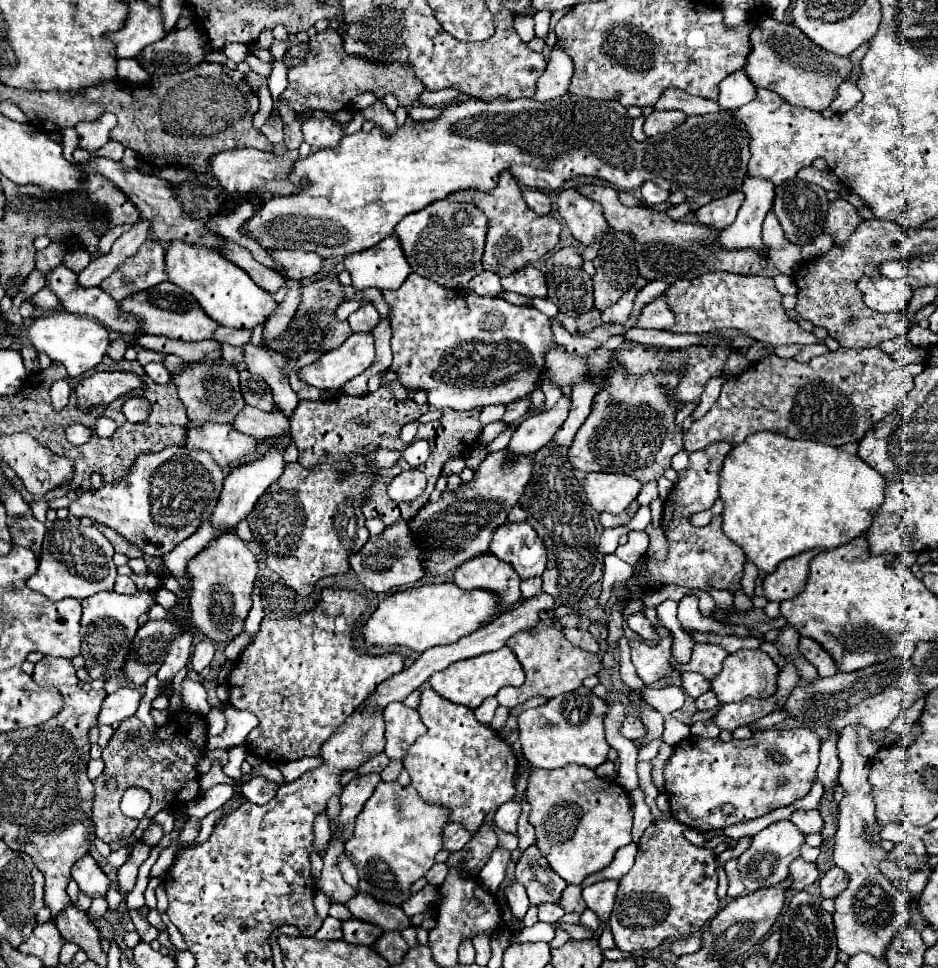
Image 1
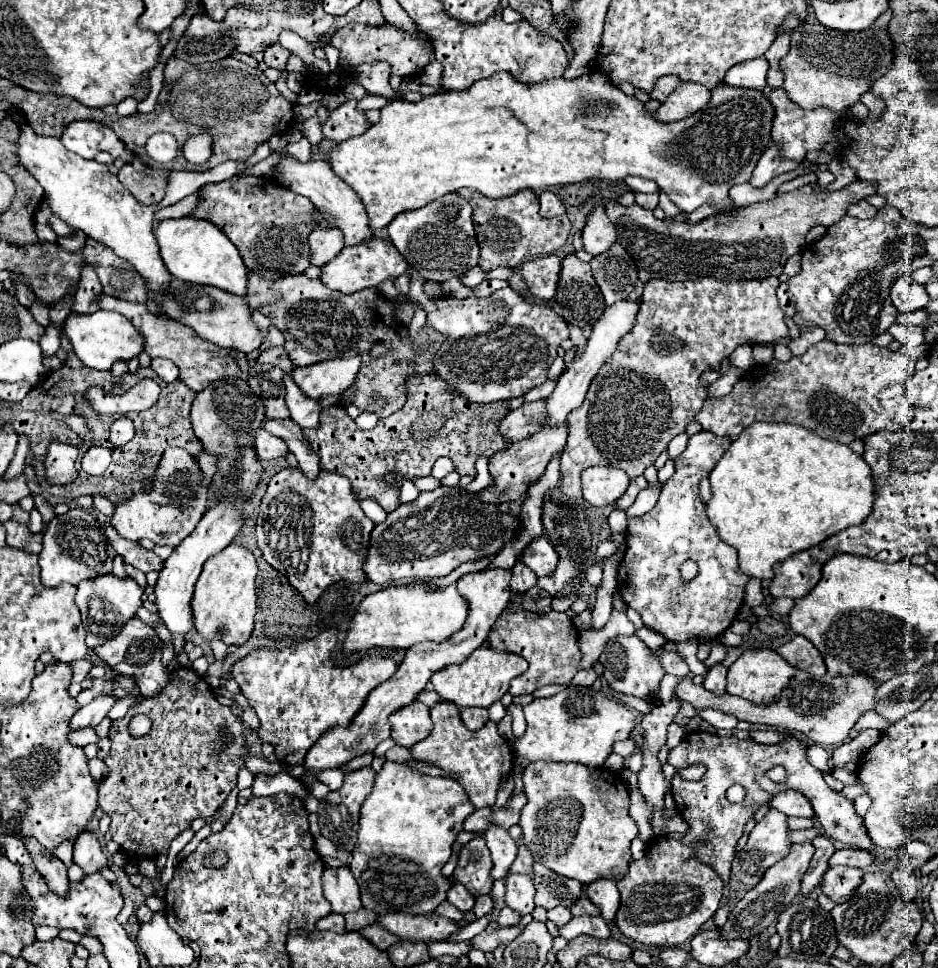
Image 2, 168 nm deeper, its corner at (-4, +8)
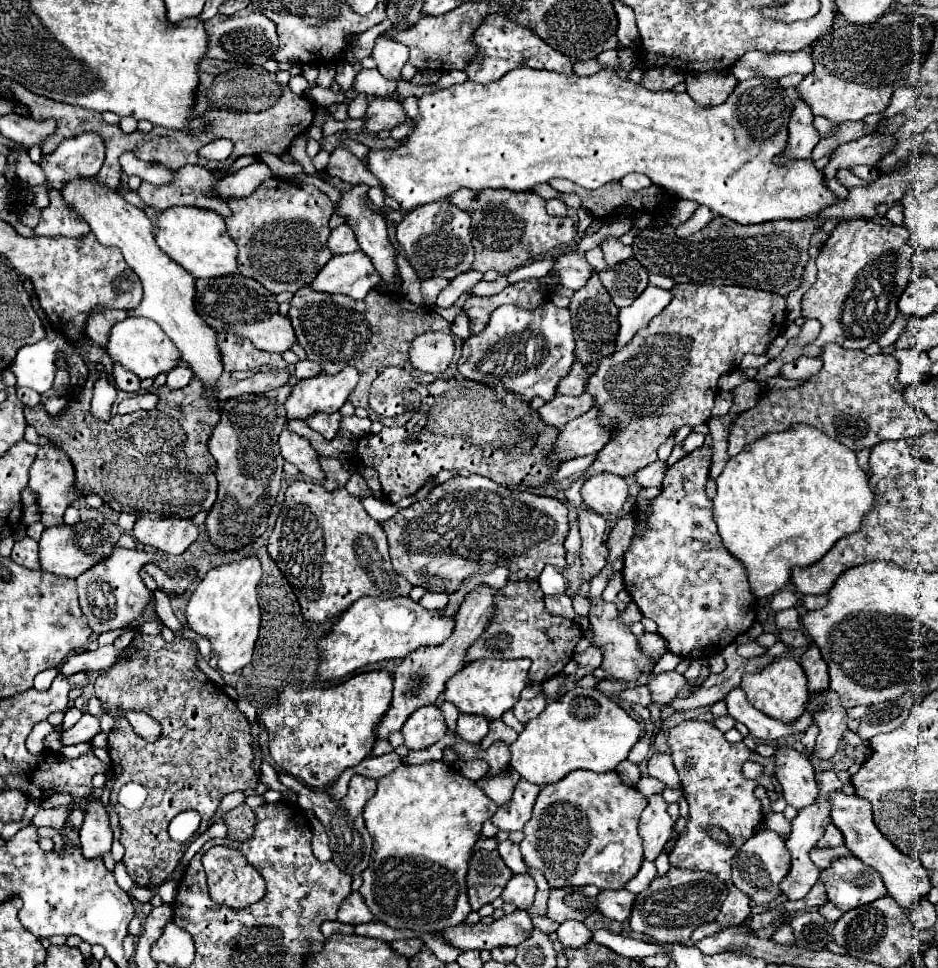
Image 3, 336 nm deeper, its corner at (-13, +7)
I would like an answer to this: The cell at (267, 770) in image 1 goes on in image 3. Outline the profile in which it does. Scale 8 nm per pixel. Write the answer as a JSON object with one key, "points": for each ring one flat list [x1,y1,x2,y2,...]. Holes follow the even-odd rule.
{"points":[[352,891,340,905,338,909,338,921,342,923,350,923,350,925,358,925,358,923,368,923,372,921,374,915,370,913,370,909,366,907,360,891]]}

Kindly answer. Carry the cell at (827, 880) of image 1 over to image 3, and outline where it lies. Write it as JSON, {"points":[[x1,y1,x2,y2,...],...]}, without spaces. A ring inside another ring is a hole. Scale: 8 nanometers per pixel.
{"points":[[856,857,836,859,820,873,820,881,826,885,828,899,842,911,872,903,874,899,886,895,886,887,878,871]]}

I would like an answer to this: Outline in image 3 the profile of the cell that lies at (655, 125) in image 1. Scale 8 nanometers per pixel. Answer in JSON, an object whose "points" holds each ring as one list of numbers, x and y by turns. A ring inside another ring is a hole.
{"points":[[730,71,724,73,692,73,686,77,686,93,700,105,700,107,714,107,728,99,732,87,738,81]]}

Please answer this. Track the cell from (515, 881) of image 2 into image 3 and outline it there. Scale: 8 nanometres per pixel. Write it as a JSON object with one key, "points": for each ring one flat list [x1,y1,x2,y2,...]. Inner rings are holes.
{"points":[[528,873,514,875,502,891,504,903,512,903,518,909,528,909,534,903,534,895,536,895,536,883]]}

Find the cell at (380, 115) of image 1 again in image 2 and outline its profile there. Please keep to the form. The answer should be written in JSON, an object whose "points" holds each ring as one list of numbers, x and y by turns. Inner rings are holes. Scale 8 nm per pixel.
{"points":[[377,62,377,64,361,64,353,70,357,82,363,84,363,88,369,92,369,94,381,94,385,98,395,98,399,96,391,86,389,86,389,76,391,76,391,70,389,70,389,64,387,62]]}

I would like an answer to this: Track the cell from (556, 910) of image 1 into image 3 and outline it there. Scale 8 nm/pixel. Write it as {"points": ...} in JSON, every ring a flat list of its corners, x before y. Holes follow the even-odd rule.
{"points":[[574,919,560,923,560,927,558,927,556,933,558,933,560,943,566,945,566,947,582,947,592,937,592,933,588,931,588,927,582,921,574,921]]}

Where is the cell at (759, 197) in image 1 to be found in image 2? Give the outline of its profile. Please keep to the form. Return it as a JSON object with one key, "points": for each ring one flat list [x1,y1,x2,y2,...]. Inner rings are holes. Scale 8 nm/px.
{"points":[[769,146,759,164,755,166,755,172,753,172,753,178,751,178,751,184,753,186,765,186,769,180,773,180,775,176,783,174,783,172,791,172,795,168,799,168,801,164,799,162,789,162,785,158,781,158,781,154,777,154,777,146]]}

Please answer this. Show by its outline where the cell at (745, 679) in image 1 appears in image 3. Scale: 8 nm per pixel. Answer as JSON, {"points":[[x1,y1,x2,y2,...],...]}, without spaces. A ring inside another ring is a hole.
{"points":[[778,657,772,663,768,663,766,667,762,667,760,671,752,673,752,675,744,675,742,677,742,685,746,691,748,701,762,713,766,713,772,719,790,723,794,719,798,719,804,711,804,703,806,703,806,675,804,669,800,667,800,663,792,657]]}

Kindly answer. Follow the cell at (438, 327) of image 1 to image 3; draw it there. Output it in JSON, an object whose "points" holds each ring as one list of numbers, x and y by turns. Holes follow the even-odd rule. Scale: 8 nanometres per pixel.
{"points":[[552,301,542,303,536,309,524,309,520,305,500,305,492,311,490,321,484,331,472,333,462,345,462,357,458,359,458,373,464,379,478,381,488,387,496,387,498,383,524,399,528,395,538,395,544,401,550,401,556,393,558,381,568,373,574,363,574,329,568,309,558,309]]}

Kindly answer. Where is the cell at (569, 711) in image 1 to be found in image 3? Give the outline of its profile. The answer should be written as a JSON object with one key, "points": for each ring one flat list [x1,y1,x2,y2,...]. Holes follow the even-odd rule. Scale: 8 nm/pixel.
{"points":[[576,687,558,701,550,701,538,717,524,725,524,731,510,745,510,765,536,785,554,783,576,769,606,773,628,757,640,733,642,725,610,697,598,689]]}

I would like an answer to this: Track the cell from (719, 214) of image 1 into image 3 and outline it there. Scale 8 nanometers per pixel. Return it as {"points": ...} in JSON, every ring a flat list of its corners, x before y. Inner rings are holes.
{"points":[[698,207,698,209,692,213,692,217,690,217,686,223,682,223,678,229,686,229,686,233,692,235,692,233,700,231,702,227,706,227,712,217,714,217,714,215,712,215,712,211,710,211,708,207]]}

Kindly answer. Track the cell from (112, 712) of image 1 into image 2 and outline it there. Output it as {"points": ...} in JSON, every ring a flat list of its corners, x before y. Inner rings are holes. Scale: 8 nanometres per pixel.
{"points":[[97,696,93,702,89,702,87,706,83,706,81,710,77,710,77,714,73,714,71,718,71,730,81,730,81,728,87,728,87,726,97,726,105,716,107,712,113,708,113,704,117,702,117,698,111,698,111,696]]}

